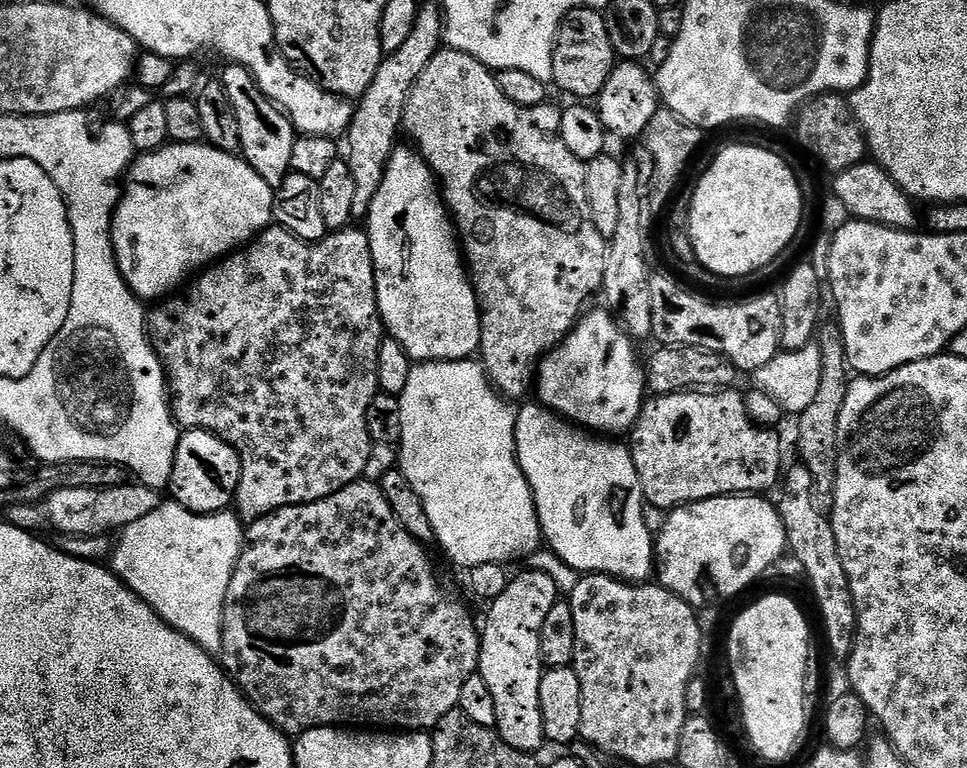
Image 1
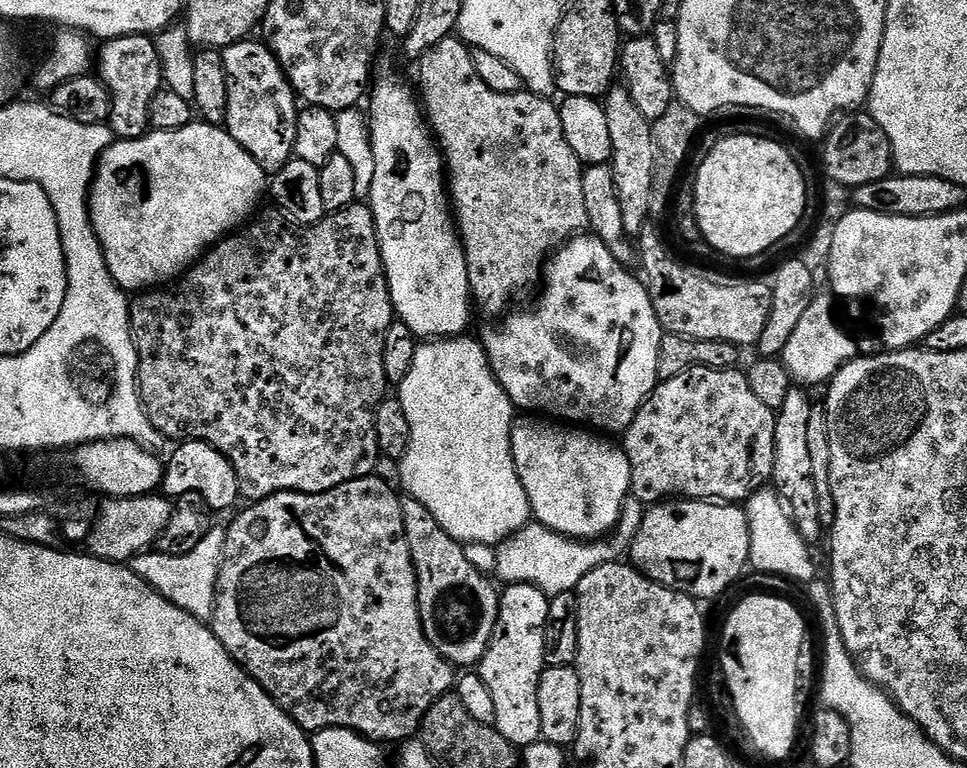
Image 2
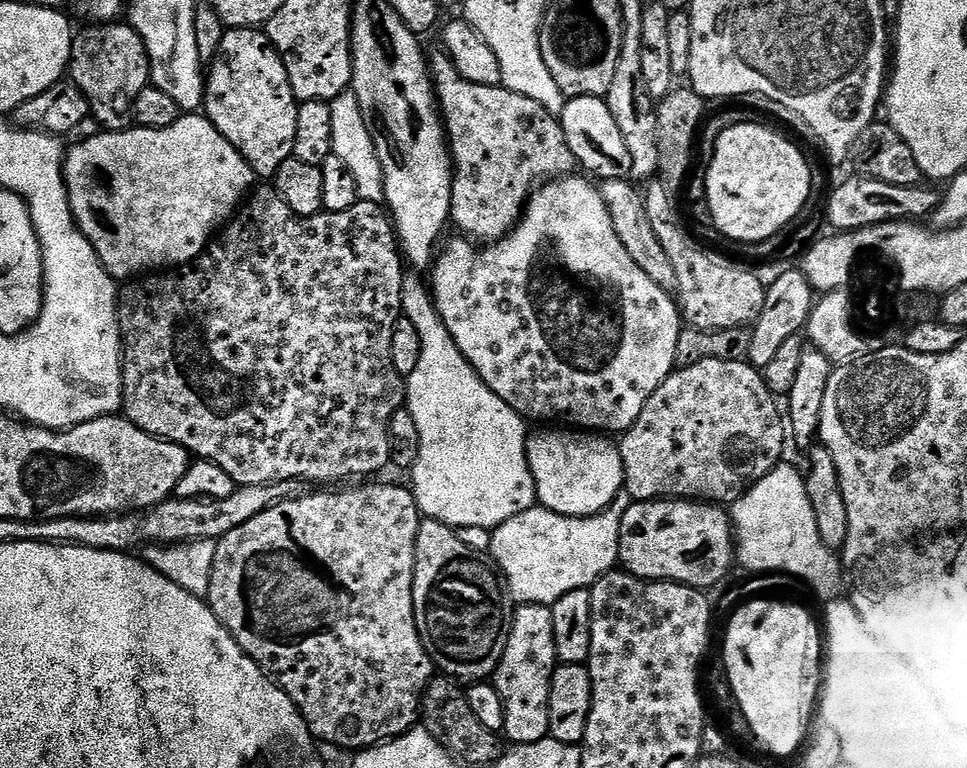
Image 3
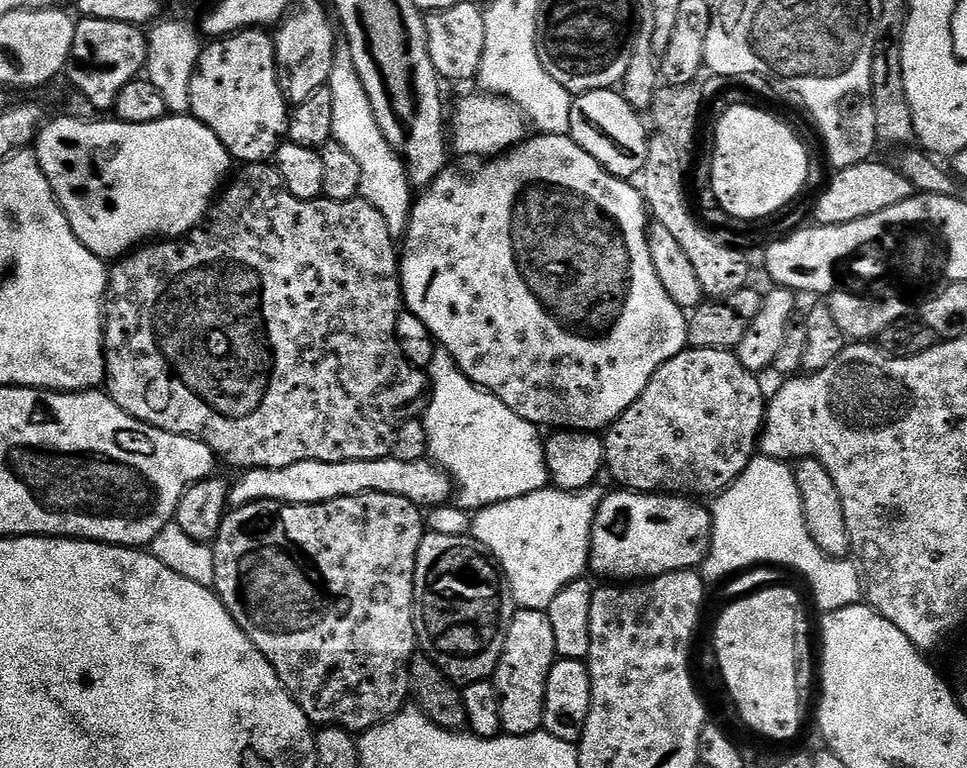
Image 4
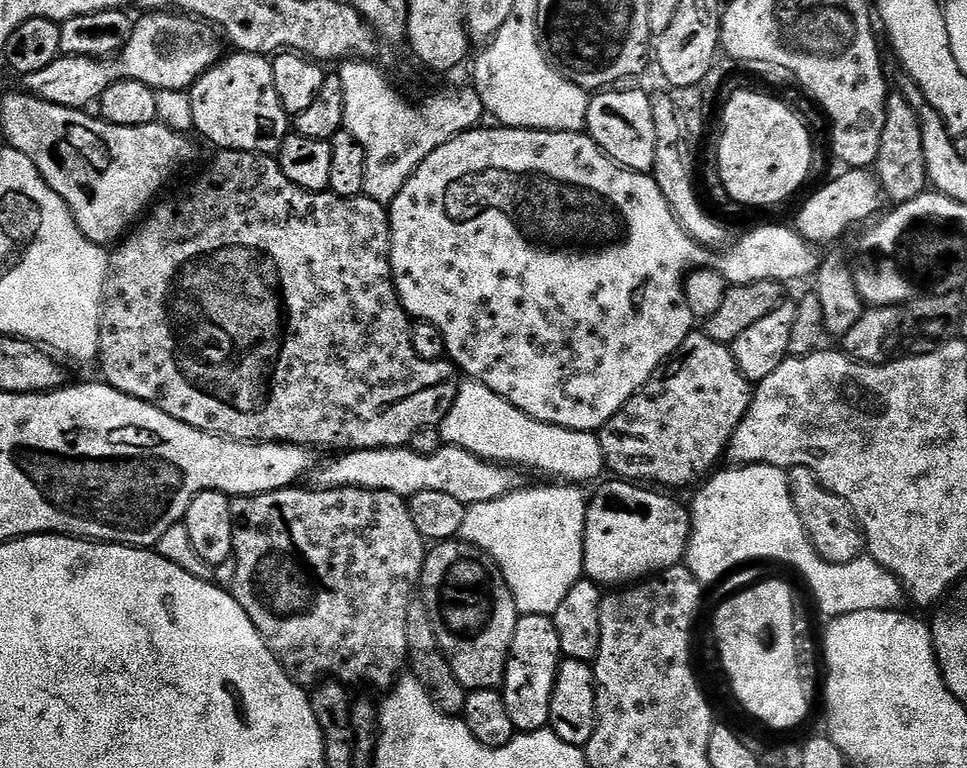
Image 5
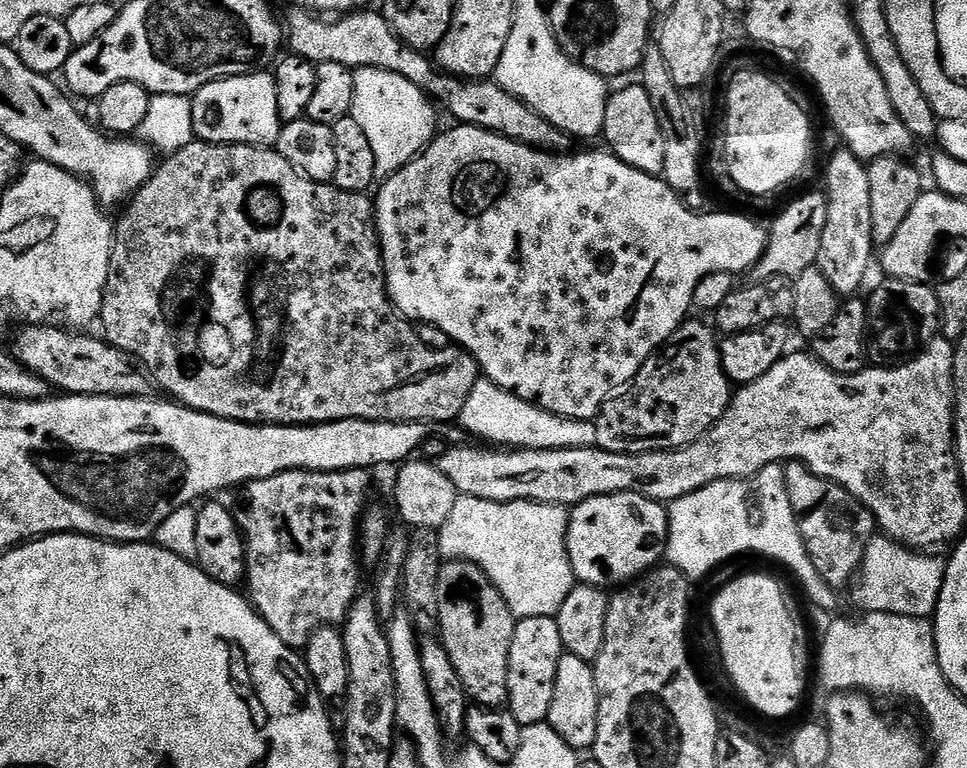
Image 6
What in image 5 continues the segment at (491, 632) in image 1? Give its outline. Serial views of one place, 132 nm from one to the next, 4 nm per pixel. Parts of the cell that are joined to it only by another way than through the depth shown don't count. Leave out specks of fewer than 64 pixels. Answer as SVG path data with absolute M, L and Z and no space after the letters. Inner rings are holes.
M521 615L514 626L502 685L506 714L510 714L510 722L514 722L517 733L543 732L549 727L550 702L561 659L558 630L552 617Z

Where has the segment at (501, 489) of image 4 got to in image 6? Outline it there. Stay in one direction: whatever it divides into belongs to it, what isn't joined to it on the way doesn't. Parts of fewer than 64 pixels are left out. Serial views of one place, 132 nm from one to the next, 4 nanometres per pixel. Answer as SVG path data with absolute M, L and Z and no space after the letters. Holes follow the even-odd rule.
M479 379L466 398L458 424L465 433L481 436L481 441L494 446L521 448L590 448L596 442L596 425L590 420L571 420L547 412L539 404L518 398L486 379ZM468 431L468 432L467 432ZM490 440L490 441L488 441Z

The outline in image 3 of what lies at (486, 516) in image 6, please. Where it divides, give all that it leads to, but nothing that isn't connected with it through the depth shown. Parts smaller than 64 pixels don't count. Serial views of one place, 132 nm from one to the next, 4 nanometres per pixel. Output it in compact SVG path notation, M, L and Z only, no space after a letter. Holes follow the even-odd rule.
M621 490L611 505L596 516L563 516L537 506L491 529L490 556L510 596L512 591L520 604L550 606L562 594L570 594L570 590L591 589L599 576L617 567L620 519L629 503L628 493Z

